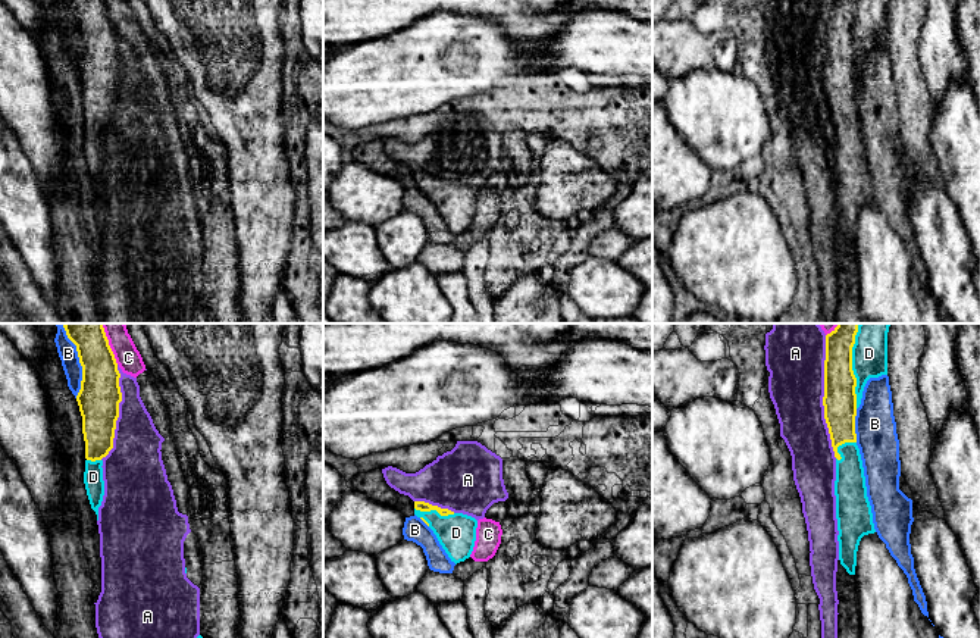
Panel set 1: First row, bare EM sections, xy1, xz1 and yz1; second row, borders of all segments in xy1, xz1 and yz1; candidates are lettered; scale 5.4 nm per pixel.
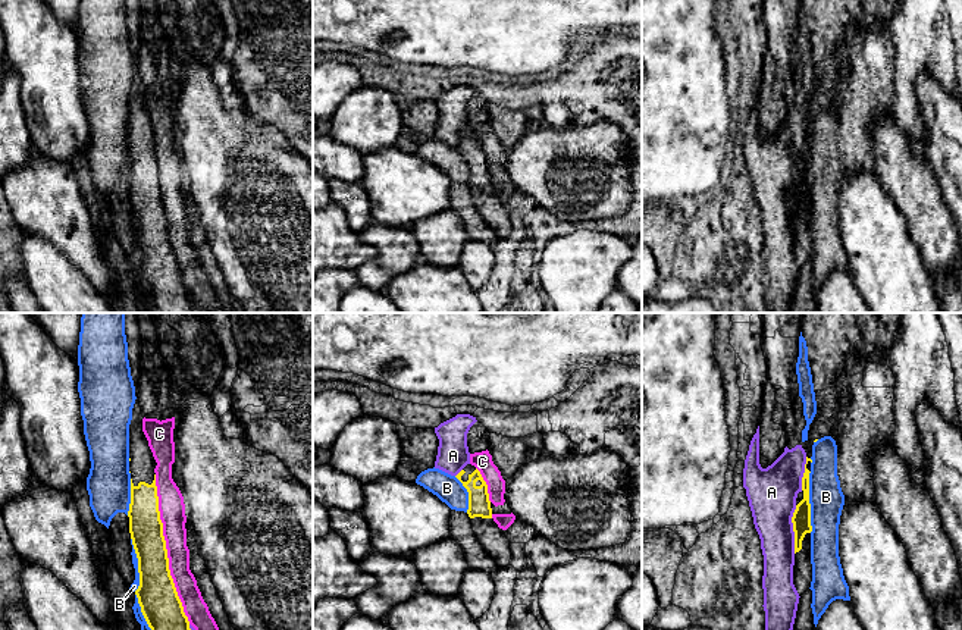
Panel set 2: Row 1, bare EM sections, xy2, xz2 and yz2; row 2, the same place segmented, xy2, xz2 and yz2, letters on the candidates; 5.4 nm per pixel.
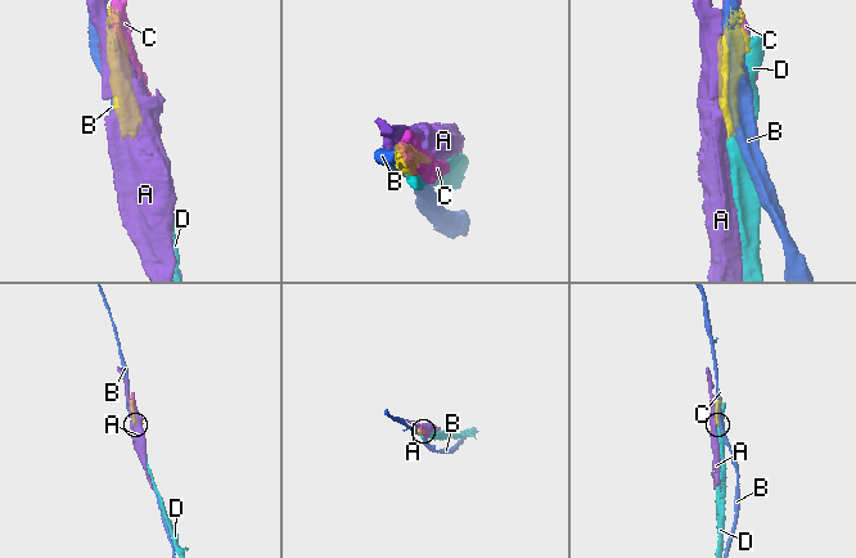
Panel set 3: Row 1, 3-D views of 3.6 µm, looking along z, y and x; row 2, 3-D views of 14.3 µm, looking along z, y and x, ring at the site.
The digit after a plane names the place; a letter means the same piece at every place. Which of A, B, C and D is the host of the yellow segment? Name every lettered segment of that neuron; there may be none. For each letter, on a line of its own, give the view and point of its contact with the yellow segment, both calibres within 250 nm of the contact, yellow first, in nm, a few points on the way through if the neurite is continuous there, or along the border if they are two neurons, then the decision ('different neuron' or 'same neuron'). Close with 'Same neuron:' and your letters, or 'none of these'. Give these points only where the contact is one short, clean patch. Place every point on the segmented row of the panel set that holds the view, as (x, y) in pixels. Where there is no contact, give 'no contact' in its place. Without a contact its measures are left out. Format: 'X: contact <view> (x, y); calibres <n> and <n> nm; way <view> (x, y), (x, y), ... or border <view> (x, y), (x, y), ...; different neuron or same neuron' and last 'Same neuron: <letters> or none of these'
A: contact yz1 (823, 397); calibres 180 and 300 nm; different neuron
B: contact xy1 (80, 360); calibres 220 and 100 nm; different neuron
C: contact xy2 (166, 549); calibres 220 and 140 nm; different neuron
D: contact yz1 (851, 366); calibres 180 and 190 nm; same neuron
Same neuron: D

